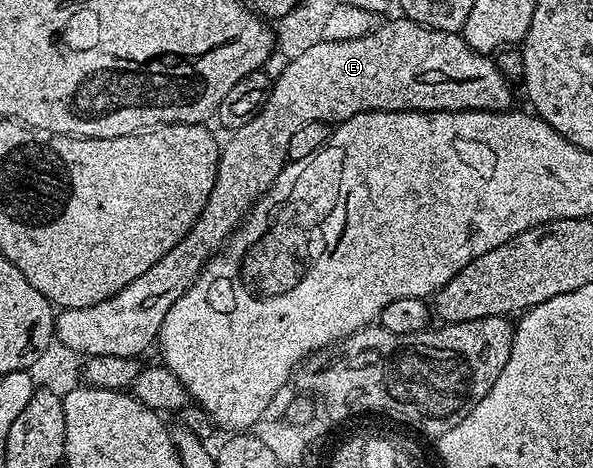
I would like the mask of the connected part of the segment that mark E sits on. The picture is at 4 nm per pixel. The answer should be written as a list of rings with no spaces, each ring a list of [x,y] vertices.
[[[405,17],[397,18],[398,19],[390,19],[387,23],[379,22],[370,34],[352,37],[348,41],[332,41],[331,39],[323,38],[319,40],[316,45],[312,45],[310,49],[304,50],[304,53],[301,53],[300,56],[289,60],[289,62],[285,64],[287,67],[279,73],[278,79],[276,75],[265,103],[263,103],[261,109],[252,117],[252,121],[248,121],[248,125],[240,125],[239,127],[233,128],[231,135],[234,136],[232,136],[227,143],[224,143],[224,146],[221,148],[218,157],[218,172],[216,173],[216,181],[212,185],[210,199],[204,205],[204,209],[200,213],[196,225],[183,237],[180,241],[180,245],[176,245],[176,249],[164,253],[164,257],[160,261],[156,261],[156,265],[152,265],[152,269],[148,269],[148,273],[136,277],[136,281],[132,281],[132,285],[124,285],[124,289],[120,289],[120,293],[116,293],[112,298],[100,301],[96,305],[68,307],[59,310],[56,315],[57,342],[70,346],[82,357],[111,355],[112,357],[128,357],[129,359],[133,359],[141,356],[141,351],[146,351],[149,347],[153,348],[158,334],[160,333],[160,325],[164,325],[164,317],[168,317],[168,309],[172,309],[172,305],[176,305],[176,301],[181,295],[198,280],[198,275],[202,272],[202,266],[204,266],[213,255],[217,255],[218,252],[222,250],[226,240],[237,231],[238,224],[249,215],[250,208],[254,206],[255,201],[274,184],[276,177],[280,177],[283,167],[285,167],[288,162],[286,157],[288,153],[288,141],[292,141],[292,136],[304,125],[308,125],[312,121],[337,125],[344,122],[345,119],[351,119],[356,113],[364,113],[365,111],[505,111],[511,106],[510,89],[512,89],[512,83],[501,75],[501,71],[497,68],[493,58],[484,56],[479,53],[479,51],[473,51],[470,46],[466,44],[461,34],[452,31],[437,31],[431,27],[421,27],[419,23],[413,23],[411,19]]]

